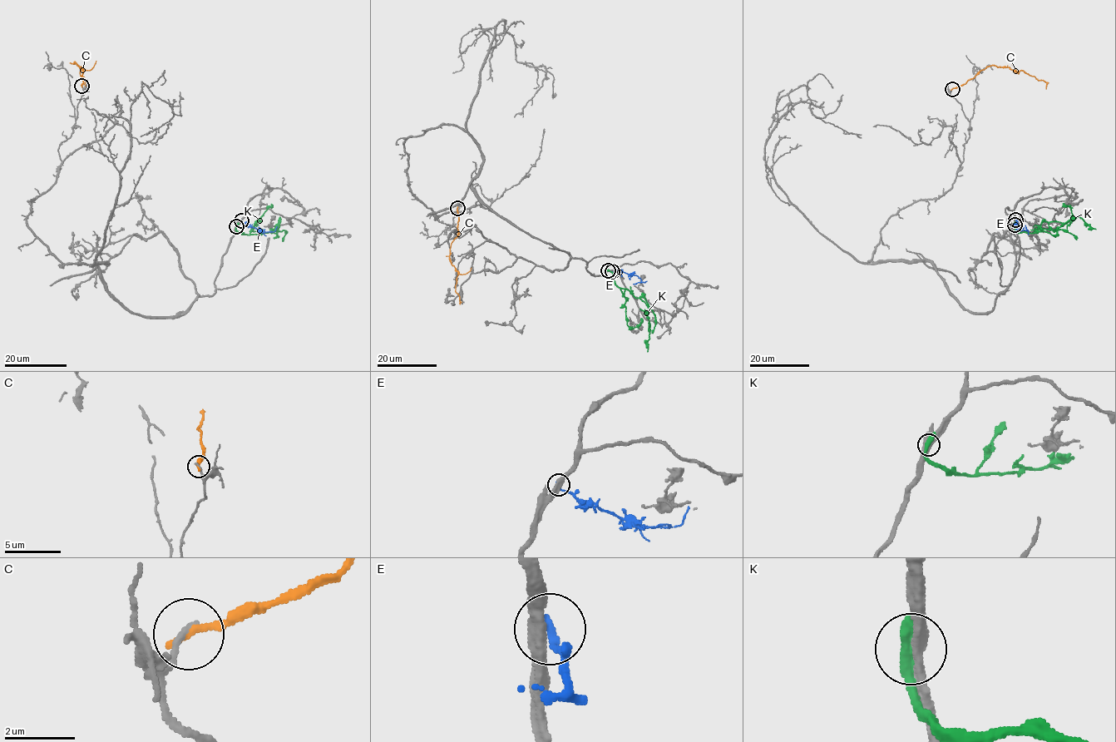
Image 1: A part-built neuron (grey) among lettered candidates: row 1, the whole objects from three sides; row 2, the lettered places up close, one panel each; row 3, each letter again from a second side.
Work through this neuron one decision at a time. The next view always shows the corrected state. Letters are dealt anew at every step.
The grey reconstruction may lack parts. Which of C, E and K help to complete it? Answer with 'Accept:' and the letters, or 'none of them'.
Accept: none of them

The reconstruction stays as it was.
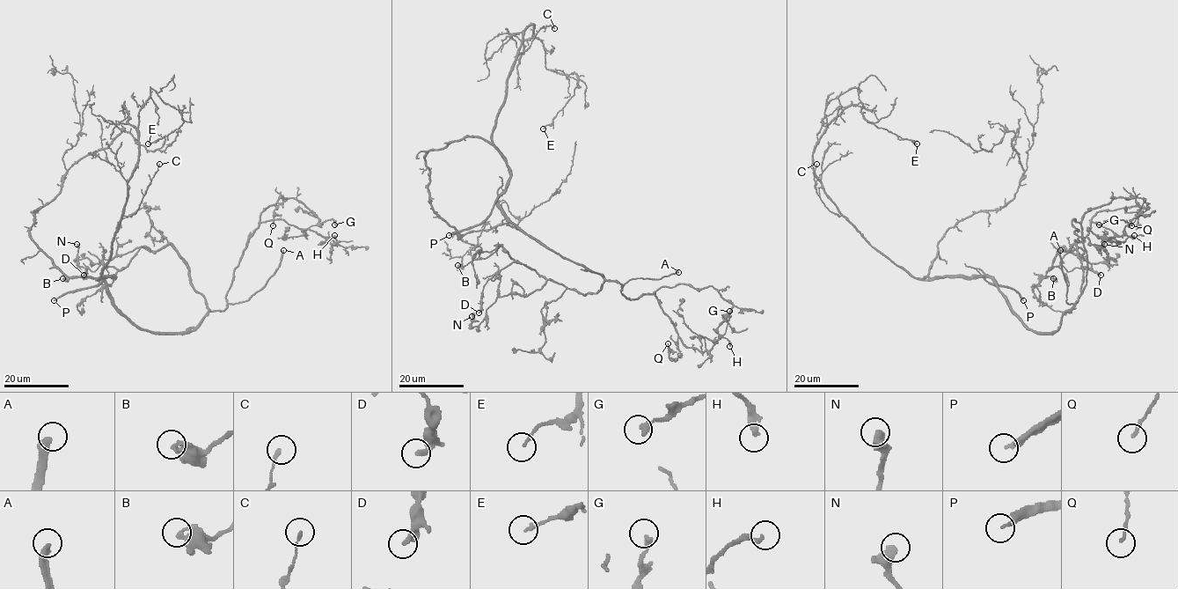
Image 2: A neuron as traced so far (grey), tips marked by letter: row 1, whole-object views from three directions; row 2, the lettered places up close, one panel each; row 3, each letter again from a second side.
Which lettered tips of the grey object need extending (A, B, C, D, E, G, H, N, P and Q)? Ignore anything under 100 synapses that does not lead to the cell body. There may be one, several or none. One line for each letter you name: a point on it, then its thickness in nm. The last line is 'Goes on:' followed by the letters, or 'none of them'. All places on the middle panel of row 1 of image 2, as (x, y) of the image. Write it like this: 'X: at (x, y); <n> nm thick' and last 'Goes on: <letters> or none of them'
A: at (678, 272); 380 nm thick
P: at (449, 235); 200 nm thick
Goes on: A, P

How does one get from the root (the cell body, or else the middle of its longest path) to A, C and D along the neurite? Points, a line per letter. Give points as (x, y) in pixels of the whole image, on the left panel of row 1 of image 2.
A: (102, 277), (113, 304), (135, 324), (150, 331), (190, 332), (209, 311), (257, 292), (283, 250)
C: (102, 277), (114, 276), (102, 276), (97, 280), (107, 261), (111, 242), (120, 218), (136, 211), (159, 164)
D: (102, 277), (113, 304), (150, 331), (190, 332), (208, 311), (170, 244), (84, 275)

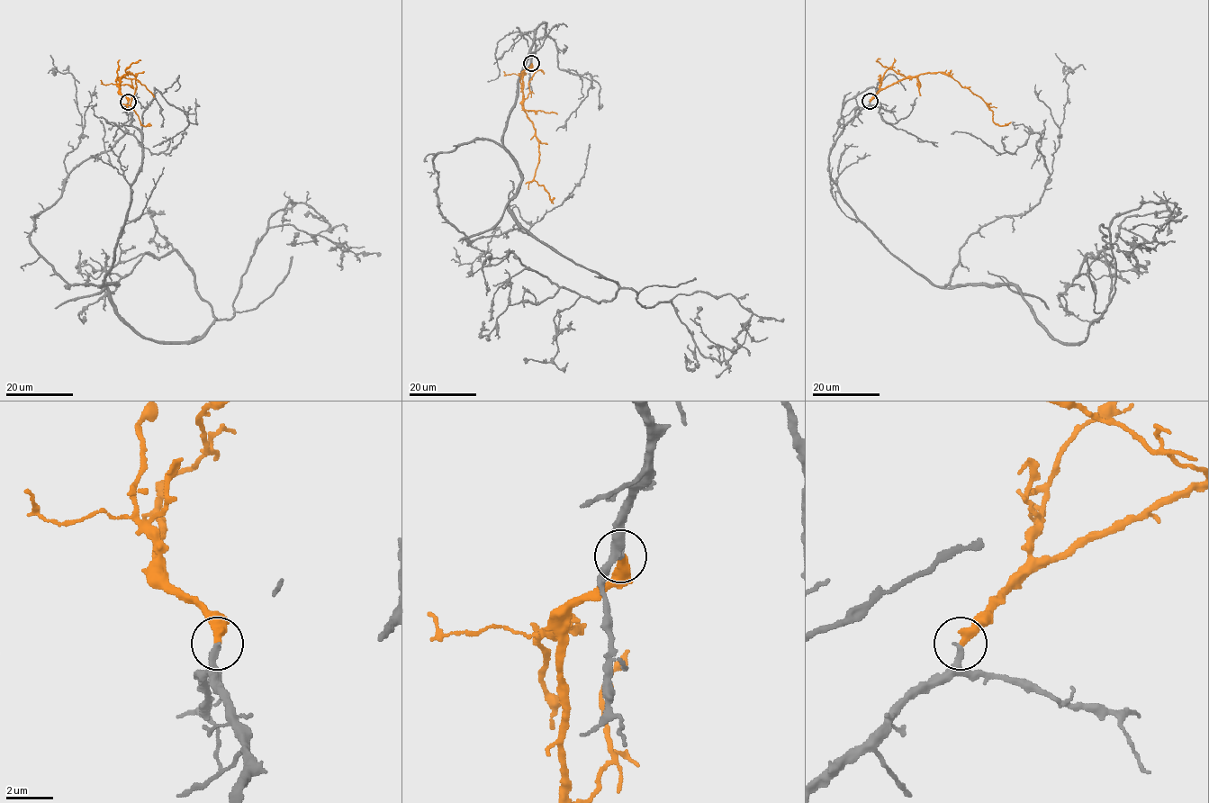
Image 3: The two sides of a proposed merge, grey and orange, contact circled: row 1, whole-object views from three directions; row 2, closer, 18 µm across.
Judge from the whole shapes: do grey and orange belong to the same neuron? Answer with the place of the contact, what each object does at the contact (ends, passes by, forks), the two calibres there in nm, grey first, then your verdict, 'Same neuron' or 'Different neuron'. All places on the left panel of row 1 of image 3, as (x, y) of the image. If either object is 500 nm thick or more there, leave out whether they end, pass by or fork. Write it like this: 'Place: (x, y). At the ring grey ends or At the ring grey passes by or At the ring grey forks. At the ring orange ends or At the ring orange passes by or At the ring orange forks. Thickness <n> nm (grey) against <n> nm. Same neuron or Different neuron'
Place: (128, 102). At the ring grey ends. At the ring orange ends. Thickness 280 nm (grey) against 400 nm. Same neuron

